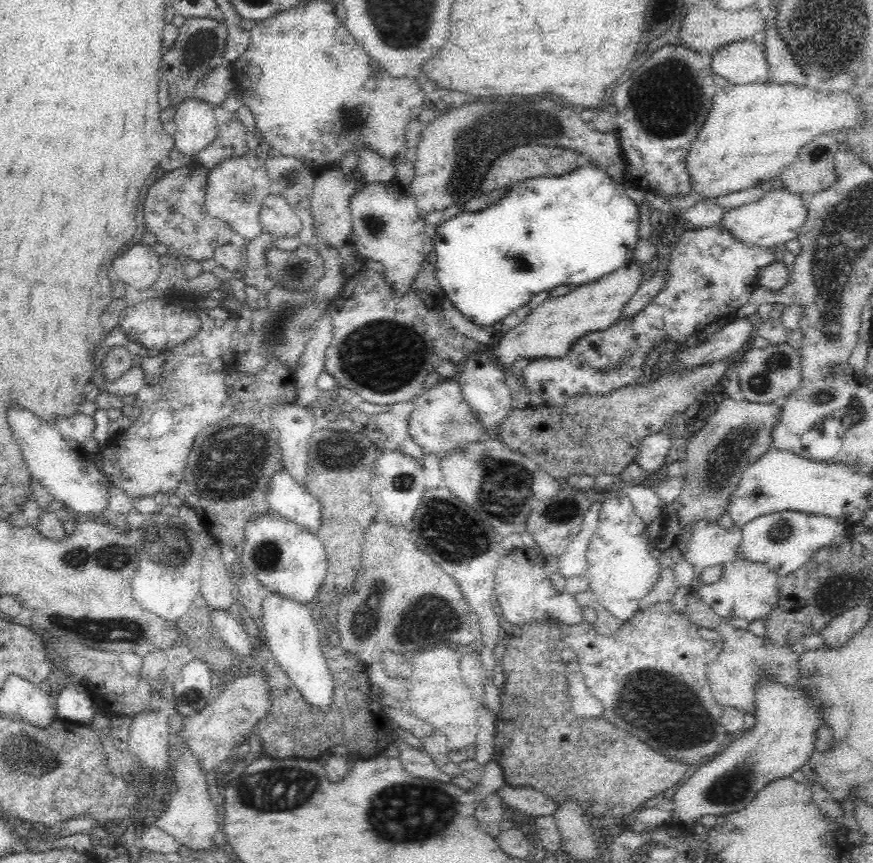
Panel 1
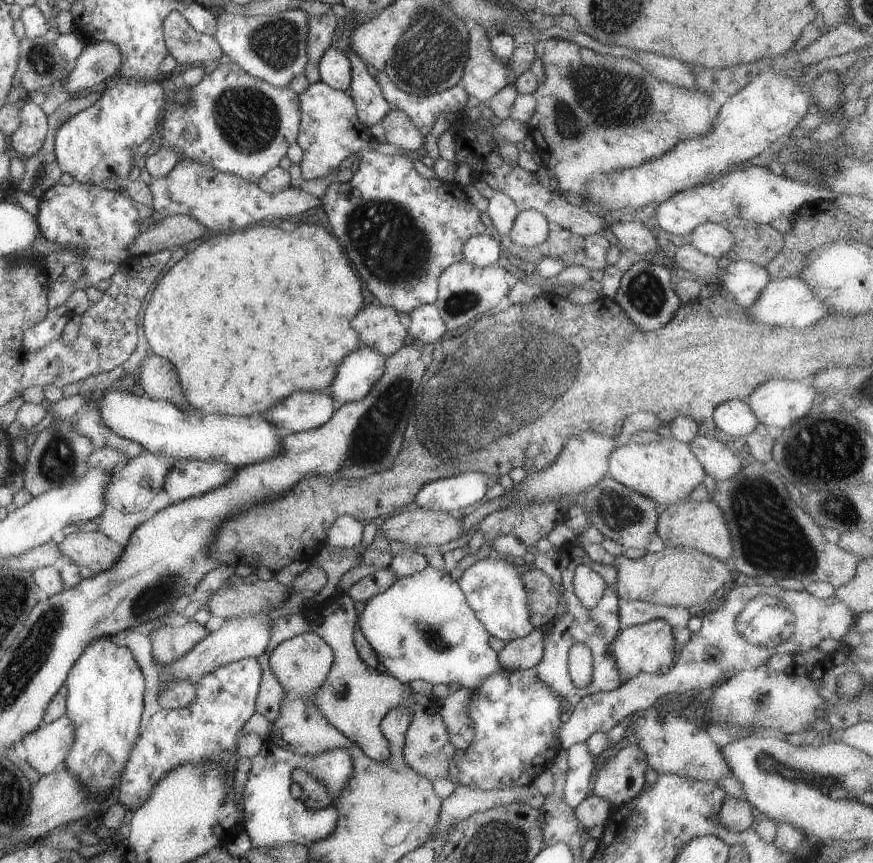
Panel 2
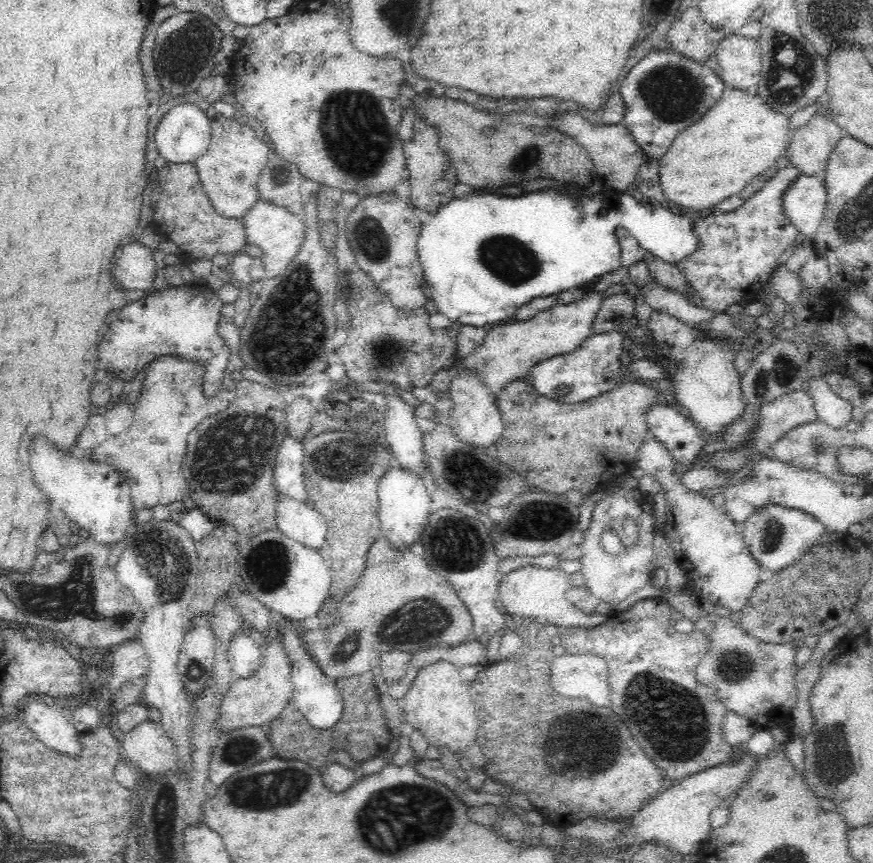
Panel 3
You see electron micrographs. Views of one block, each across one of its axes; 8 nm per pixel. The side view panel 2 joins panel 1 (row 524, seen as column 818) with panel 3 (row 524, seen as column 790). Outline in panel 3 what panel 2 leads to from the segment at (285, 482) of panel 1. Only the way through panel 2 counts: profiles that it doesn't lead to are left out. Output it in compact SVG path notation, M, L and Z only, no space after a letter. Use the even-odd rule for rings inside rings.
M279 496L275 511L277 529L287 538L318 550L323 545L328 524L320 512L290 496Z

